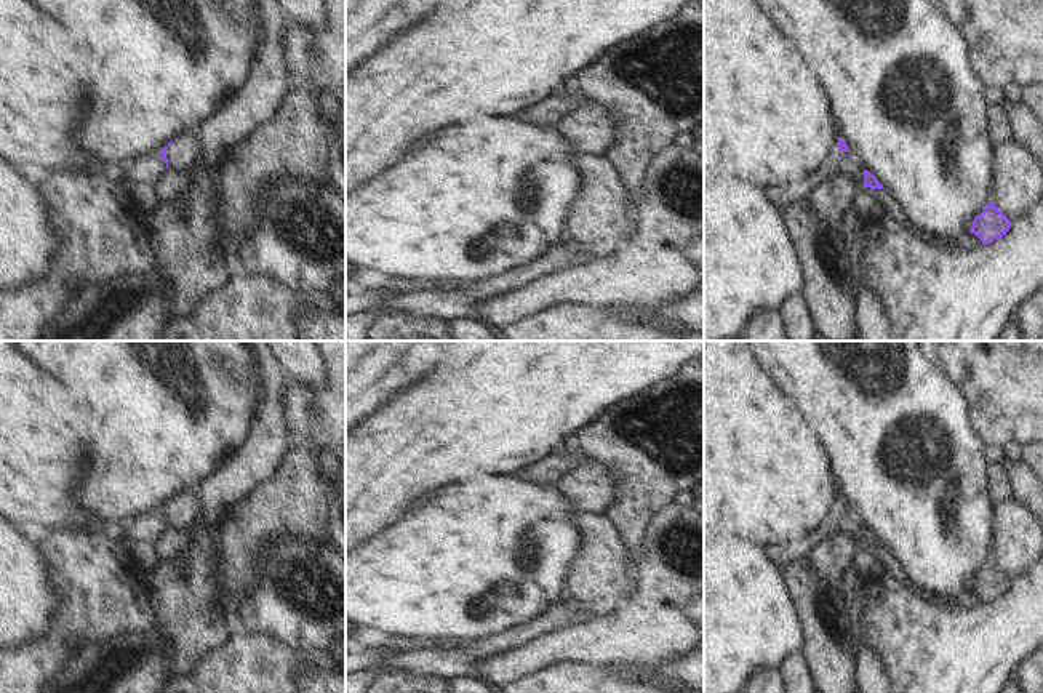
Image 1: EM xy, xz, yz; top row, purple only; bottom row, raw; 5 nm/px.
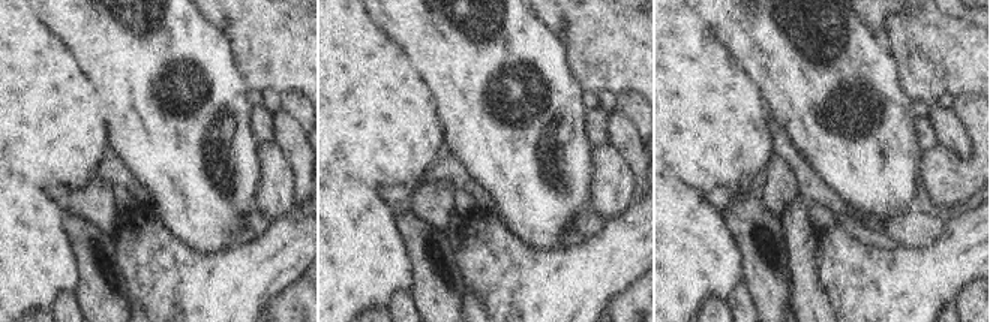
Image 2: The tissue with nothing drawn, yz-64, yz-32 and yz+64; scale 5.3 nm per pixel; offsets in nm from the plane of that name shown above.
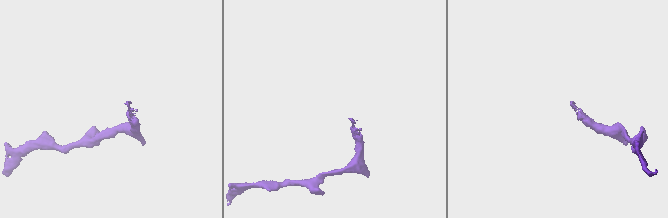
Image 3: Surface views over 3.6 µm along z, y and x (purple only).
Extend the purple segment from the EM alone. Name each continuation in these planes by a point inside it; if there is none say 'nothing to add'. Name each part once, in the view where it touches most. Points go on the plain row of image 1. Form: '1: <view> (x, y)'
1: xy (186, 508).

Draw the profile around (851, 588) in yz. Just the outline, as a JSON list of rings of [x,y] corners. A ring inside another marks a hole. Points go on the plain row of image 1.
[[[854,568],[846,570],[840,594],[846,603],[851,619],[857,618],[859,610],[864,607],[864,595],[862,595],[862,578]]]

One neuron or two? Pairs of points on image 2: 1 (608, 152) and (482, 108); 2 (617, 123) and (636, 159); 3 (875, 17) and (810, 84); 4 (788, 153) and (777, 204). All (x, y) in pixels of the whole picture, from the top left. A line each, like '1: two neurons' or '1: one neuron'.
1: two neurons
2: one neuron
3: two neurons
4: two neurons

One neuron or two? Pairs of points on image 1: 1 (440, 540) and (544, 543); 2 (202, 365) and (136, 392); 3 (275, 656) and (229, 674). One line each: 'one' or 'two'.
1: one
2: one
3: one

